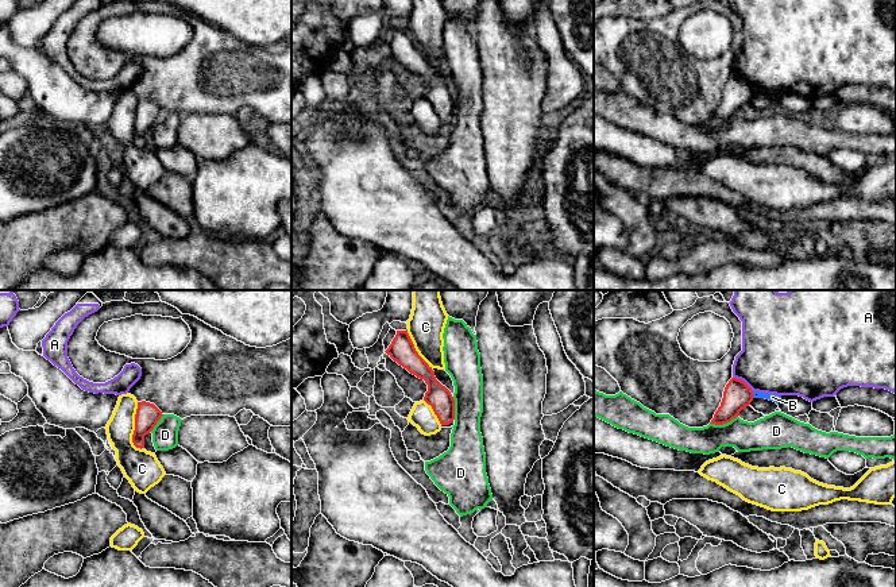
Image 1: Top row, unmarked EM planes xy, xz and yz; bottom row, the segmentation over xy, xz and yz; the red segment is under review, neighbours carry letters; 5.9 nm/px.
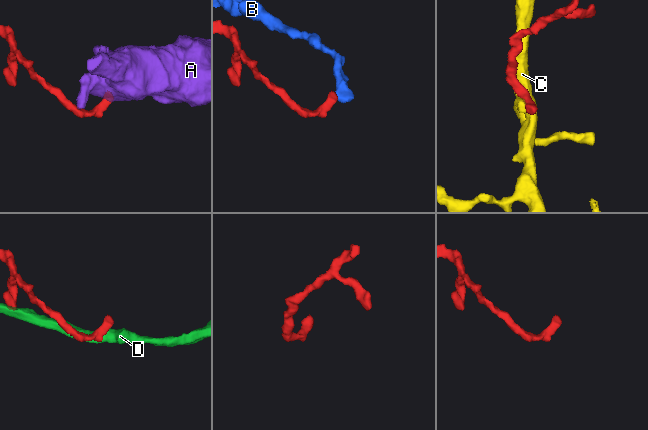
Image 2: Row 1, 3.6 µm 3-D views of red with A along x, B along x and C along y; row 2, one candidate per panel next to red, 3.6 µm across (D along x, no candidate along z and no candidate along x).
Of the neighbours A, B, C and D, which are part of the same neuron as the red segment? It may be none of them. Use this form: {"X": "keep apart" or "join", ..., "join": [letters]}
{"A": "keep apart", "B": "keep apart", "C": "keep apart", "D": "keep apart", "join": []}

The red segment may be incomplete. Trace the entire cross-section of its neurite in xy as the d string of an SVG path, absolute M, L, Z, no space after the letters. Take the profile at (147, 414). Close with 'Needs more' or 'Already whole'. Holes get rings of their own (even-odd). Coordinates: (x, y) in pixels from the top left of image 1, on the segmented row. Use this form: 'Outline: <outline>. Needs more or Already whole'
Outline: M146 401L138 402L132 435L132 443L136 448L144 448L144 436L154 429L162 416L162 412L154 403Z. Already whole

